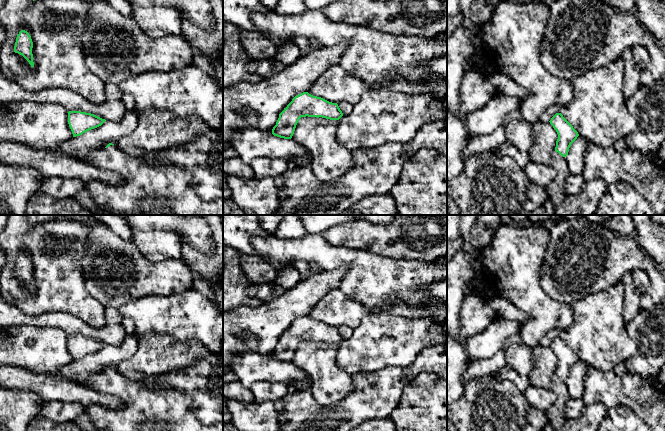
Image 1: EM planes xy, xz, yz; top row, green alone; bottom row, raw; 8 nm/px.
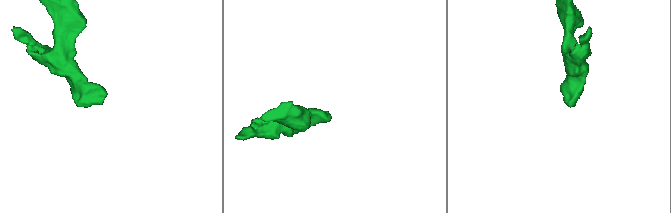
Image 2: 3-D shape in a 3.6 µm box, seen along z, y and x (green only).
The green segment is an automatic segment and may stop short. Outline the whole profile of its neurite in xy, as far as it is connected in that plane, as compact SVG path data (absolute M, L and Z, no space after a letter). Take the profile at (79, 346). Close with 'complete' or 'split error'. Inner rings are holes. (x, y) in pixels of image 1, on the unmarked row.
M81 335L68 336L68 348L72 355L73 361L80 360L91 353L99 351L105 345L105 343L91 337Z; complete

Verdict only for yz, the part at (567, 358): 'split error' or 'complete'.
split error

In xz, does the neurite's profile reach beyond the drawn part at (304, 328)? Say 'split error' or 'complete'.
complete

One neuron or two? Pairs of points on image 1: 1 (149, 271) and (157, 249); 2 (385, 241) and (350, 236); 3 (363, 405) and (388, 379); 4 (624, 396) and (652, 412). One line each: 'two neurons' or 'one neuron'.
1: two neurons
2: one neuron
3: one neuron
4: one neuron

